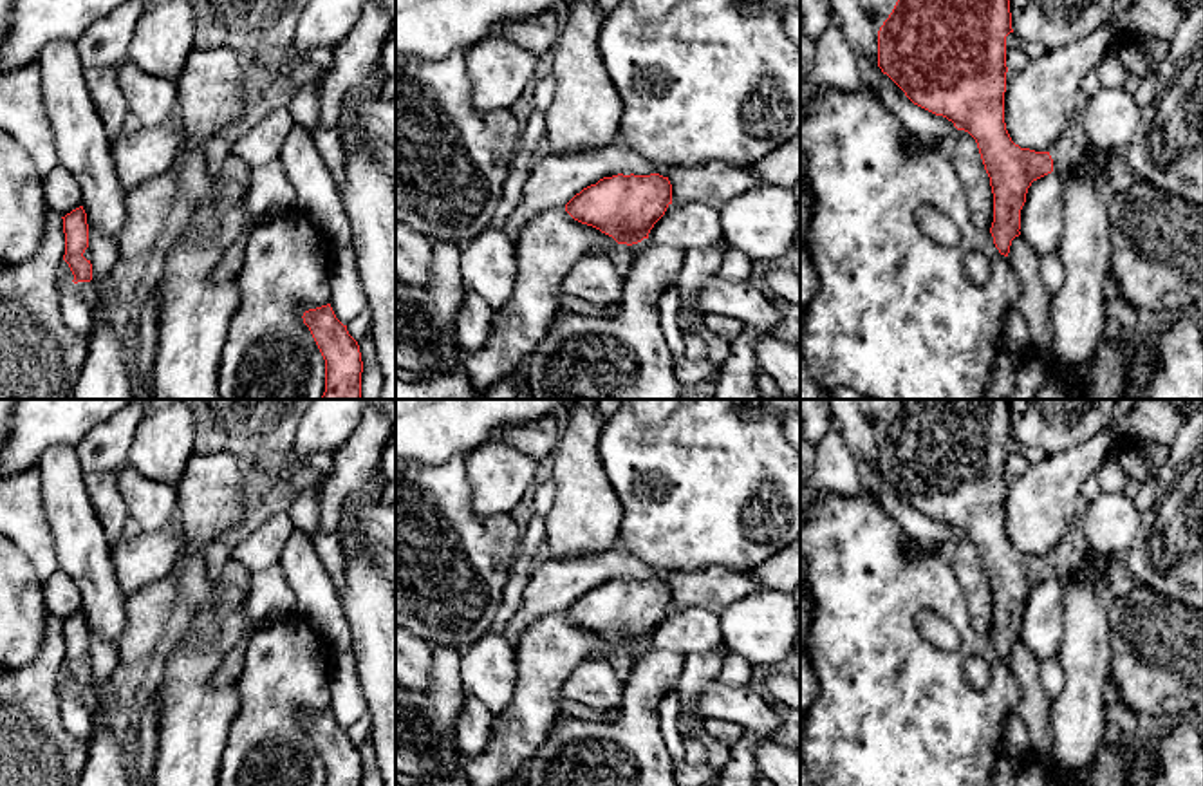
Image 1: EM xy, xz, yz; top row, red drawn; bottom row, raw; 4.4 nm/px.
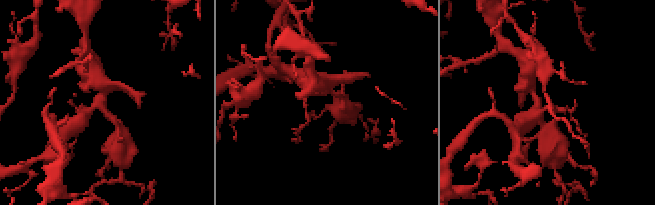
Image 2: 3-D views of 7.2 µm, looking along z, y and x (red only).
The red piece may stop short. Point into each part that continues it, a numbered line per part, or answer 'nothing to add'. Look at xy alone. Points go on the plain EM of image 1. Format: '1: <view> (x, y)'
nothing to add

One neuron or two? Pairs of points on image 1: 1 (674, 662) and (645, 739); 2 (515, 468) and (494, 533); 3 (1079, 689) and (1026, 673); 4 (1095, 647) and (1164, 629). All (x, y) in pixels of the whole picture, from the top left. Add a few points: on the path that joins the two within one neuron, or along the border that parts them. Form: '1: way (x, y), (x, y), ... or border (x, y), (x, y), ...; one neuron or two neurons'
1: way (654, 682), (645, 691), (645, 720); one neuron
2: border (470, 483), (470, 505), (477, 514), (508, 514); two neurons
3: border (1050, 701), (1052, 745); two neurons
4: border (1111, 602), (1109, 676); two neurons

